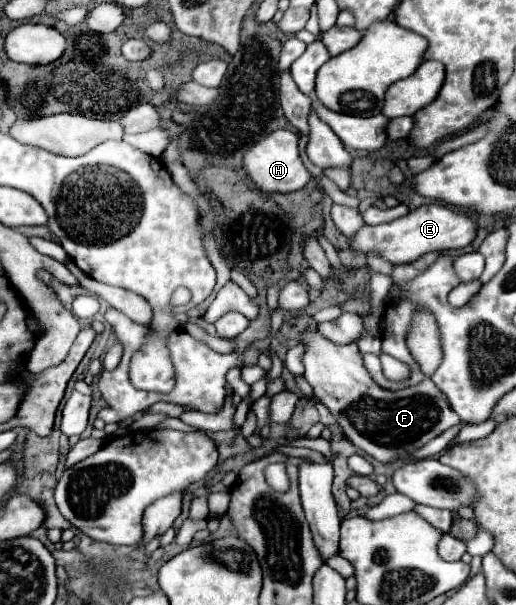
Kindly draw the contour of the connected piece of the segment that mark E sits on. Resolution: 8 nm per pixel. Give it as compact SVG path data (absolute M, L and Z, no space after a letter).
M429 203L421 205L415 211L409 211L407 215L381 223L381 225L365 225L353 239L351 245L353 249L367 253L367 251L377 251L383 259L389 263L411 263L419 259L421 255L429 251L447 251L447 249L463 249L467 247L477 235L477 221L467 217L461 211L449 209L443 203Z

